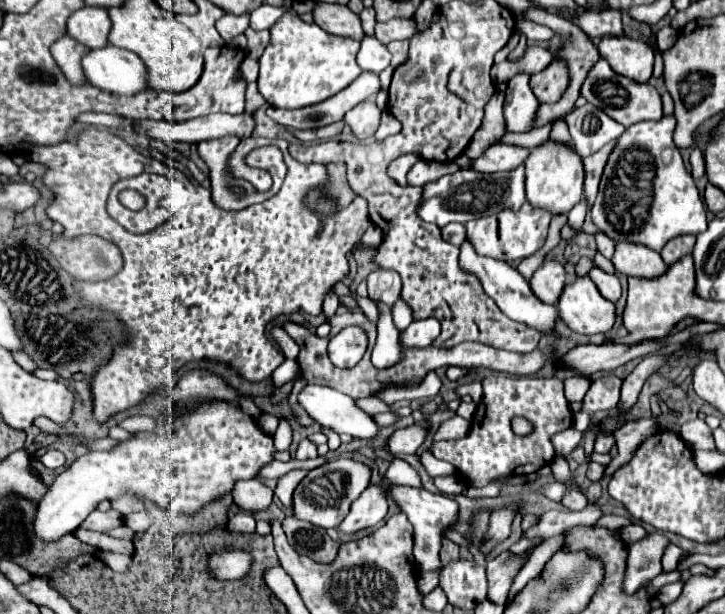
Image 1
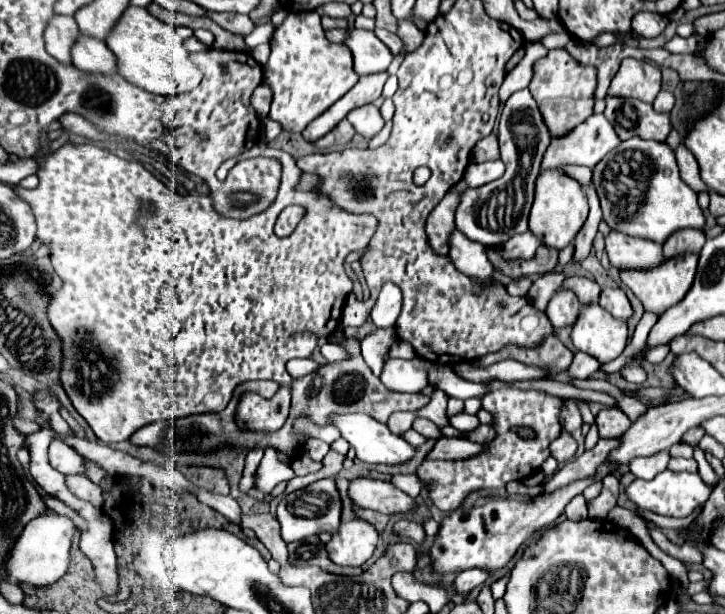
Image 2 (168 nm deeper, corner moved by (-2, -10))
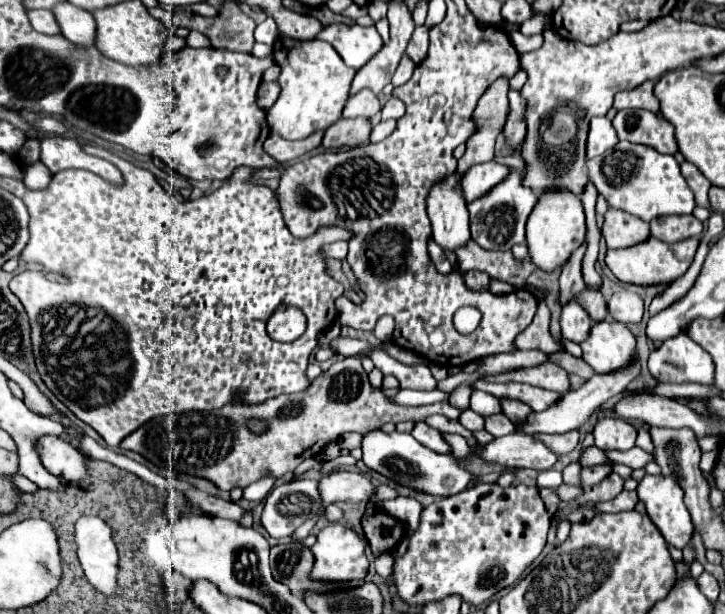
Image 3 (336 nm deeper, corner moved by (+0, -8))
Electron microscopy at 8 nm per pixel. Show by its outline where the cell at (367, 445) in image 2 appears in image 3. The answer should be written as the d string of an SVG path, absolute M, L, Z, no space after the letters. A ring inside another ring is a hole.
M373 430L363 436L363 462L367 468L383 474L385 478L393 480L399 486L411 488L421 494L431 496L453 496L467 488L471 480L471 472L463 470L455 456L451 454L437 454L423 444L419 444L411 434L403 432L391 432L385 434L381 430Z

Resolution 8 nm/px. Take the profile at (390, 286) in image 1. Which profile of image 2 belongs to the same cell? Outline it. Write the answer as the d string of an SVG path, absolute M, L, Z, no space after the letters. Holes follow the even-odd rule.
M385 284L385 290L379 292L375 306L371 308L371 320L377 328L391 328L401 312L401 290L391 284Z

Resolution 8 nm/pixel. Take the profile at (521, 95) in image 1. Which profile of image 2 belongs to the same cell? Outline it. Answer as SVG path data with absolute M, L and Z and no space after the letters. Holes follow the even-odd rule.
M519 90L509 96L499 118L499 148L501 160L507 166L507 172L485 186L467 188L459 192L459 204L455 210L455 226L467 238L481 242L483 246L495 246L527 230L527 218L533 202L535 178L541 170L541 158L551 142L549 128L543 122L543 116L529 94L529 90Z

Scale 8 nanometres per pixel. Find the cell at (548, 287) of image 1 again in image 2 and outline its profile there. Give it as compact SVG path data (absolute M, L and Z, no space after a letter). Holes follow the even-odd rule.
M561 288L549 300L545 314L555 328L563 328L563 326L571 326L577 320L579 310L581 310L581 302L577 300L577 296L571 290Z

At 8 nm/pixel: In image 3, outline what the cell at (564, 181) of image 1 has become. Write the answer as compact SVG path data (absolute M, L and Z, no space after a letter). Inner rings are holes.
M561 190L543 192L527 220L527 248L531 262L543 272L553 272L557 268L563 268L563 264L571 258L575 248L579 248L585 242L585 232L587 228L585 228L583 204L577 196Z

